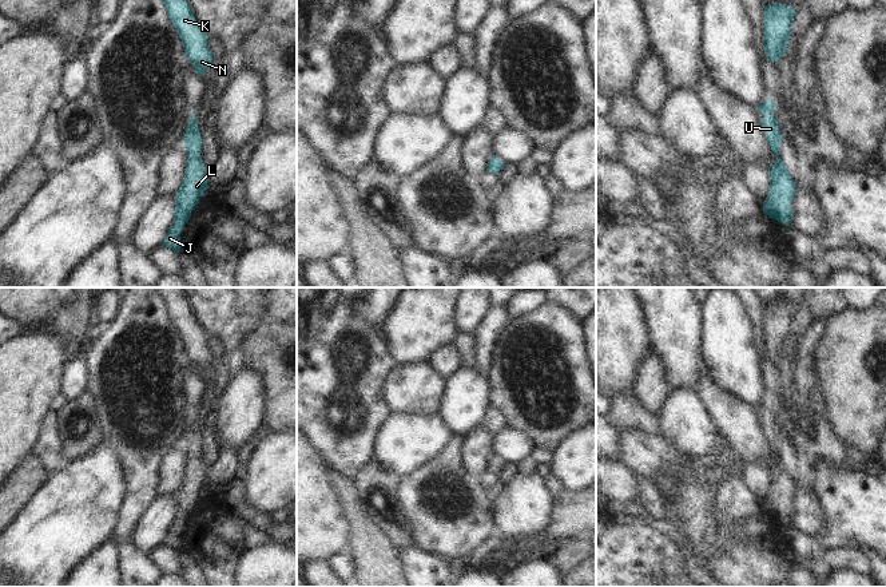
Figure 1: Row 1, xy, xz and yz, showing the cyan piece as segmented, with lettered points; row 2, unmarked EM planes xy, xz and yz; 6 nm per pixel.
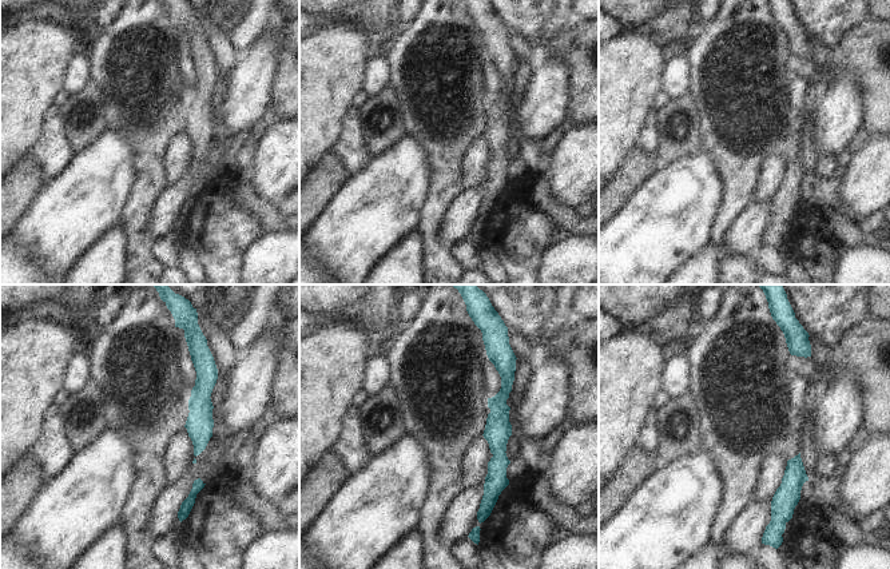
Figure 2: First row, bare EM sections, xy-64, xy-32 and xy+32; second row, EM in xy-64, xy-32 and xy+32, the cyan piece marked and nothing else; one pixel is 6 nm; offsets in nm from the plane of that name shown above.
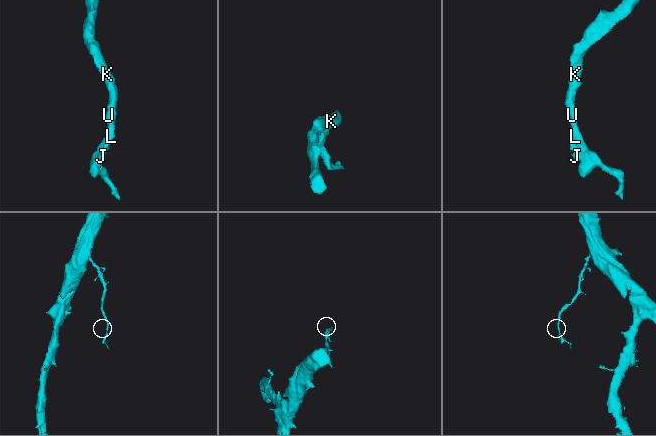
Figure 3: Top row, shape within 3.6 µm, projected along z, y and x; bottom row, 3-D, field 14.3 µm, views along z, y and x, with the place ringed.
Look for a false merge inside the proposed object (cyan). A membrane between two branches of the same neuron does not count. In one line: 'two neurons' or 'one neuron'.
one neuron

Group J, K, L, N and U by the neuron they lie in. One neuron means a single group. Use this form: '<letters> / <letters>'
J K L N U

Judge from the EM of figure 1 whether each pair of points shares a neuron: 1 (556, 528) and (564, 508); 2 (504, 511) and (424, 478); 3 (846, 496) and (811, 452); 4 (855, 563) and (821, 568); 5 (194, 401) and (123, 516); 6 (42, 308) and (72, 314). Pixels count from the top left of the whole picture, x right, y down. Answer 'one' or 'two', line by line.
1: one
2: one
3: one
4: one
5: two
6: two

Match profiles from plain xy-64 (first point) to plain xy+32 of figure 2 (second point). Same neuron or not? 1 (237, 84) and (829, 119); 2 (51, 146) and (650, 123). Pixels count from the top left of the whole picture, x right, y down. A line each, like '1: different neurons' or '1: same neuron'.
1: same neuron
2: same neuron

